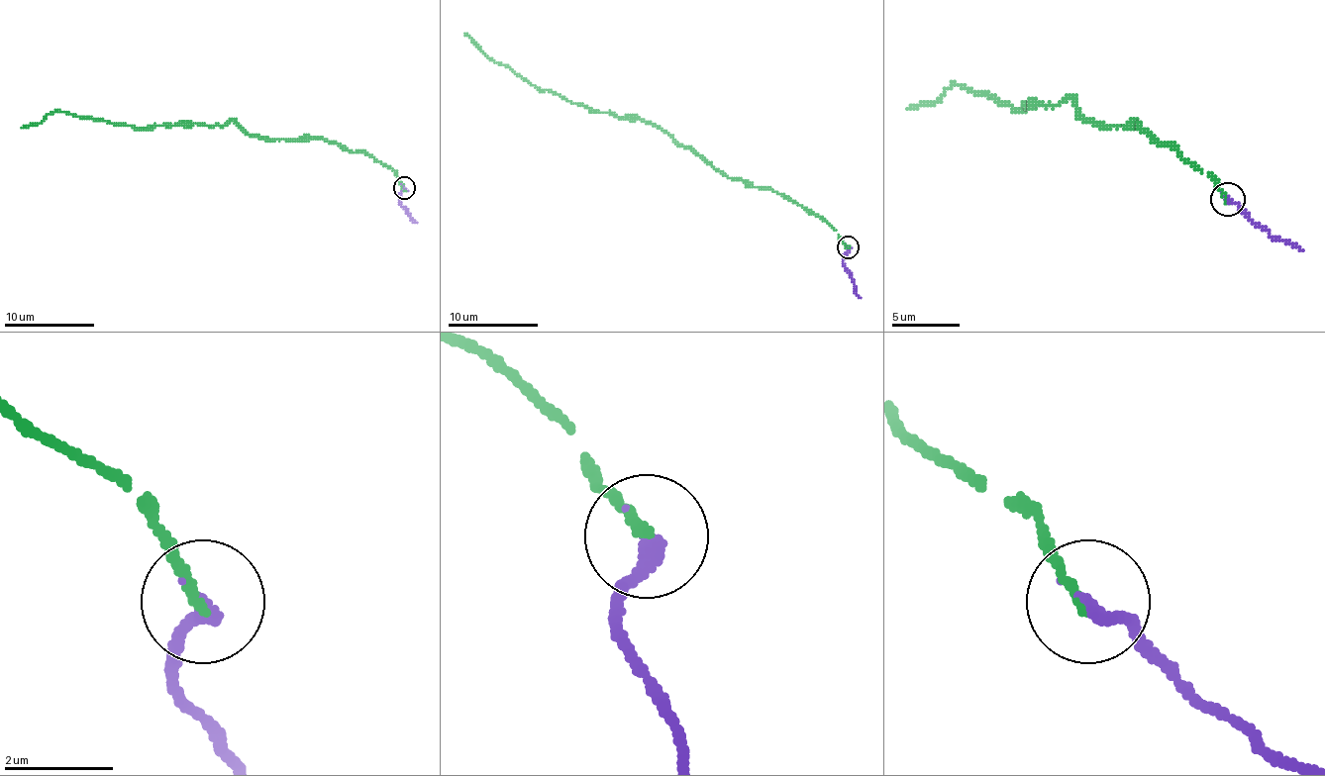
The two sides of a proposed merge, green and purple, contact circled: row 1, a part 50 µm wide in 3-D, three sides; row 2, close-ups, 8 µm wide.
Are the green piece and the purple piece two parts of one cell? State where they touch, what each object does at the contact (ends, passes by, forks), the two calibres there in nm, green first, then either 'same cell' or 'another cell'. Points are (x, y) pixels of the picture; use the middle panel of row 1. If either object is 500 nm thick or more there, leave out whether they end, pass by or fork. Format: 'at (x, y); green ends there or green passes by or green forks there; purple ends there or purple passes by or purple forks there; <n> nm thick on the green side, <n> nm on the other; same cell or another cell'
at (848, 247); green ends there; purple ends there; 190 nm thick on the green side, 260 nm on the other; same cell

